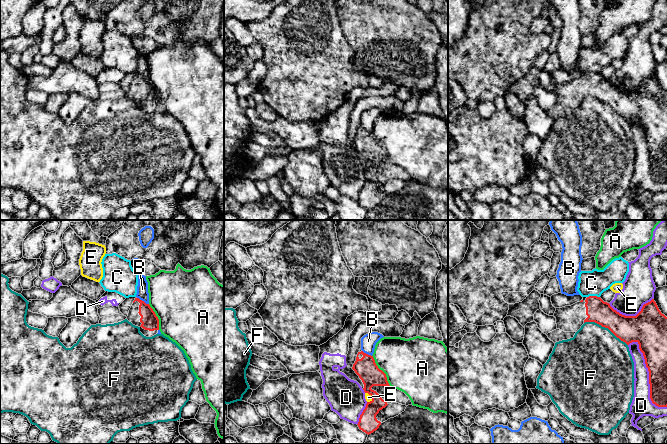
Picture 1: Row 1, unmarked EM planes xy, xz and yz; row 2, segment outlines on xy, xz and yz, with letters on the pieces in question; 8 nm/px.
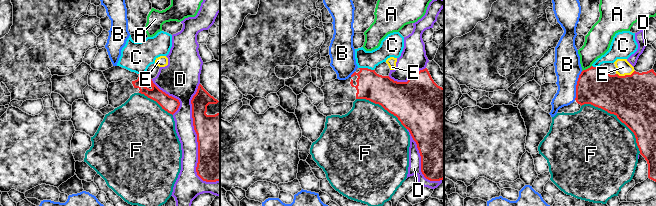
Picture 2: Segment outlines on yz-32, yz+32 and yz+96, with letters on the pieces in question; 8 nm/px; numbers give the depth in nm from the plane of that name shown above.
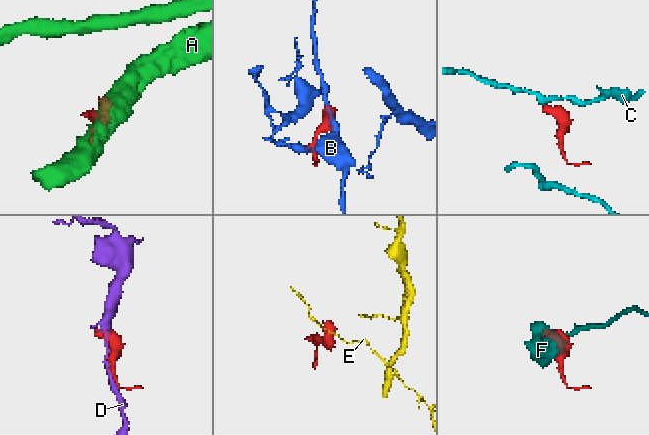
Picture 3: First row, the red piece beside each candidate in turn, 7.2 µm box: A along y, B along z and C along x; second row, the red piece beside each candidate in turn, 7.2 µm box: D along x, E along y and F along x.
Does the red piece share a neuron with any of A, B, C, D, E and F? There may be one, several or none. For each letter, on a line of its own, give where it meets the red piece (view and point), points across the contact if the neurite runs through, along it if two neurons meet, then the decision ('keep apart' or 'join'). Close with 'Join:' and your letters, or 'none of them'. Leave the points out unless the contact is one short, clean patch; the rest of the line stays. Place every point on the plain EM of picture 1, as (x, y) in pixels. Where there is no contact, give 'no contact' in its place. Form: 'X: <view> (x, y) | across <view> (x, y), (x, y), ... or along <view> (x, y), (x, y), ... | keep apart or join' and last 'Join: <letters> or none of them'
A: xz (382, 147) | keep apart
B: xy (143, 77) | along xy (137, 73), (148, 80) | keep apart
C: yz (593, 72) | along yz (599, 72), (587, 73) | keep apart
D: yz (649, 152) | keep apart
E: xz (371, 171) | along xz (365, 168), (371, 172), (371, 177) | keep apart
F: yz (606, 103) | keep apart
Join: none of them

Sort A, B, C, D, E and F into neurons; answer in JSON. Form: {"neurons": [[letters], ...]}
{"neurons": [["A"], ["B"], ["C"], ["D"], ["E"], ["F"]]}

